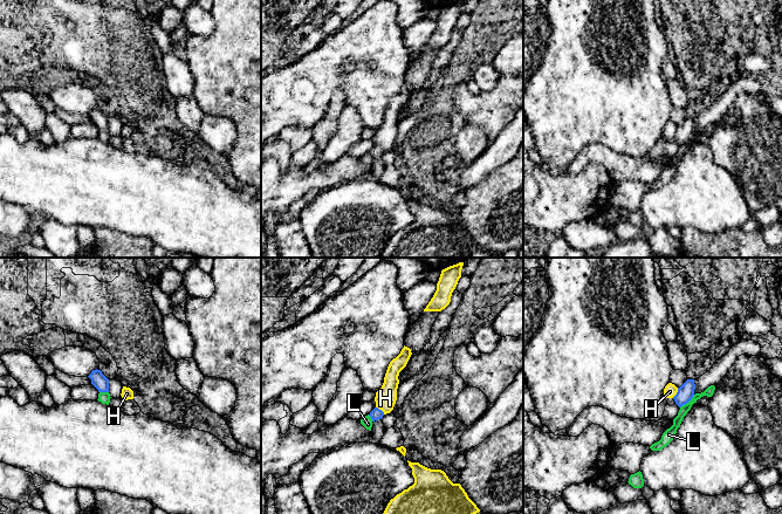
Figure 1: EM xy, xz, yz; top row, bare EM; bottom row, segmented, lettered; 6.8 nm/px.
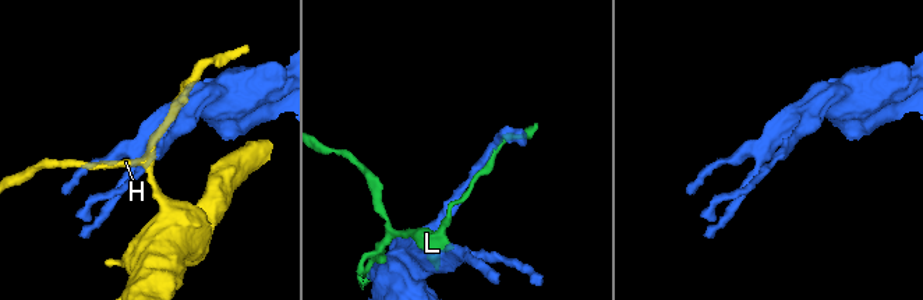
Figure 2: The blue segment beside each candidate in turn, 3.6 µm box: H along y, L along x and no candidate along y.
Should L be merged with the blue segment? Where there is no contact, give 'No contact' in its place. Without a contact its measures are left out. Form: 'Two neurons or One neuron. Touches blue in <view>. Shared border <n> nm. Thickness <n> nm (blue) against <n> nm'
Two neurons. Touches blue in yz. Shared border 140 nm. Thickness 110 nm (blue) against 80 nm

